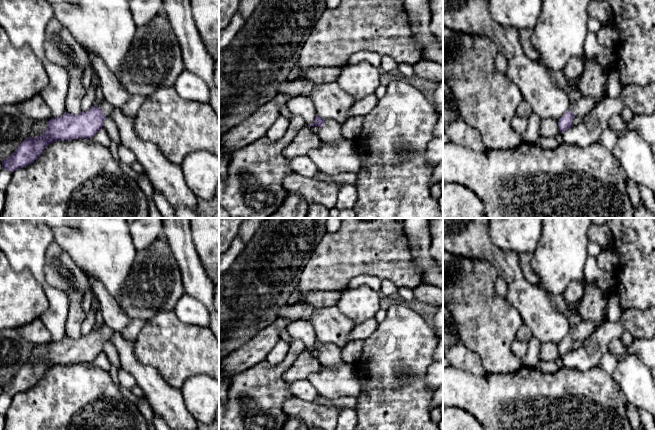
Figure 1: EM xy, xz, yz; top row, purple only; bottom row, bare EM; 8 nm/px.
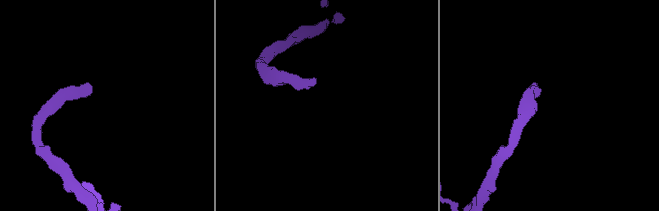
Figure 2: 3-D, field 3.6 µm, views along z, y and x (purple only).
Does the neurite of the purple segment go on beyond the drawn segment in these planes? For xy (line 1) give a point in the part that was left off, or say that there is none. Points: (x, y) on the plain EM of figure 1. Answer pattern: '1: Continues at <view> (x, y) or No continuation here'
1: Continues at xy (106, 332)

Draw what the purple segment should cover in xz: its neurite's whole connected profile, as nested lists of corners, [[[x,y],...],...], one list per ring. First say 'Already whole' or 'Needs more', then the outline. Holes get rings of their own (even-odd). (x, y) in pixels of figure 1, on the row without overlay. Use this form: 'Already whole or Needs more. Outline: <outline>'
Needs more. Outline: [[[317,339],[313,347],[308,349],[308,351],[311,350],[318,350],[320,352],[318,360],[326,368],[335,368],[344,363],[341,358],[341,348],[335,344],[324,344]]]

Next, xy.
Needs more. Outline: [[[103,325],[86,336],[72,339],[65,336],[61,341],[52,342],[40,360],[26,361],[18,372],[2,386],[2,392],[14,396],[33,387],[44,373],[55,365],[92,362],[103,351],[103,345],[115,331]]]

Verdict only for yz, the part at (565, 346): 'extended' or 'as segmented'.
extended

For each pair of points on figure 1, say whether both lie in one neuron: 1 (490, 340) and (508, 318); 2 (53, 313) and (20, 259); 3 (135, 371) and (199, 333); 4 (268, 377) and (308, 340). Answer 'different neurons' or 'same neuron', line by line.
1: same neuron
2: same neuron
3: different neurons
4: different neurons

